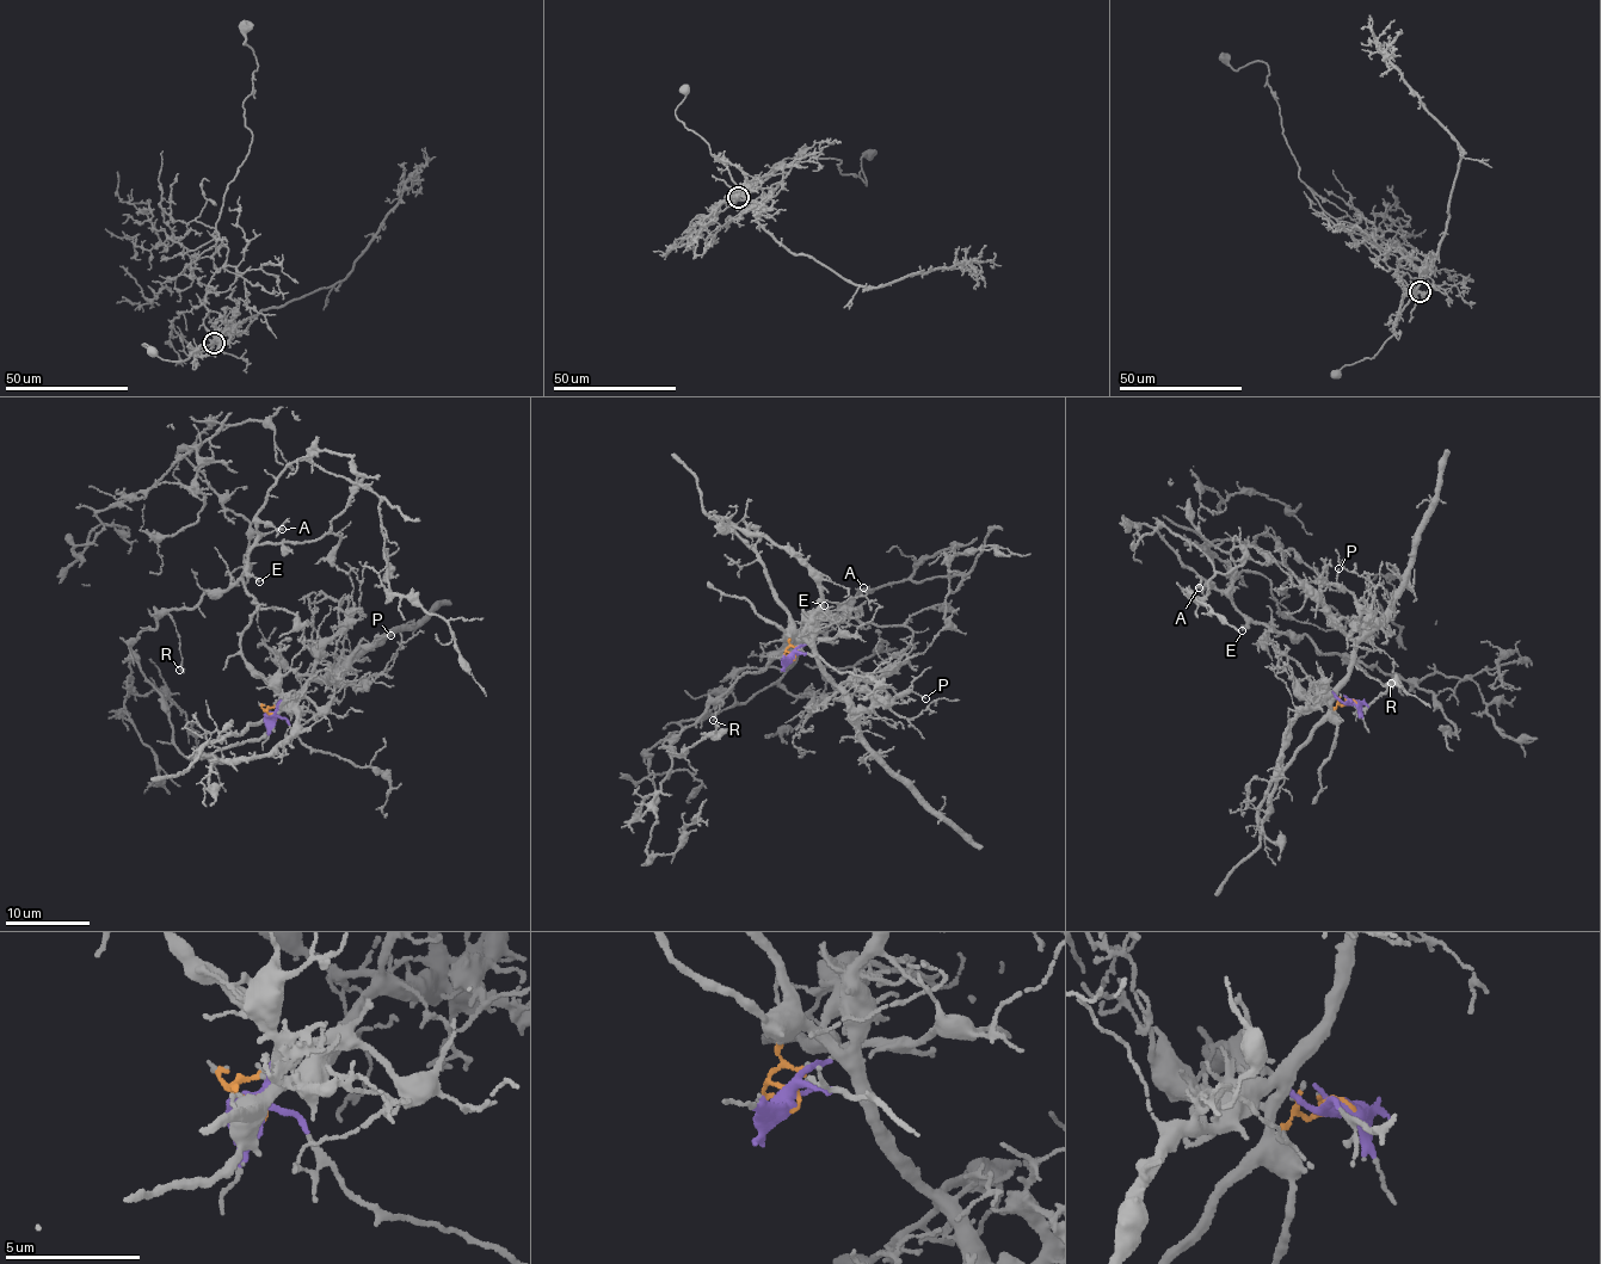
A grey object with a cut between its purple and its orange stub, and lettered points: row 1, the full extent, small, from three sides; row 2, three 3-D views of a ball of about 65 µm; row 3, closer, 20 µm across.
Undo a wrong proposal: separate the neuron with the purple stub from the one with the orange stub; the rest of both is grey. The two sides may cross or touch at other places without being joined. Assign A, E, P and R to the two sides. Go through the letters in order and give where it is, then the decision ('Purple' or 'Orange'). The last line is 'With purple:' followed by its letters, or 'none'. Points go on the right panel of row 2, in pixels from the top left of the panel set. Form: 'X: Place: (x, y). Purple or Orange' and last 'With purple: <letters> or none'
A: Place: (1199, 587). Purple
E: Place: (1242, 630). Purple
P: Place: (1338, 568). Orange
R: Place: (1391, 683). Purple
With purple: A, E, R

